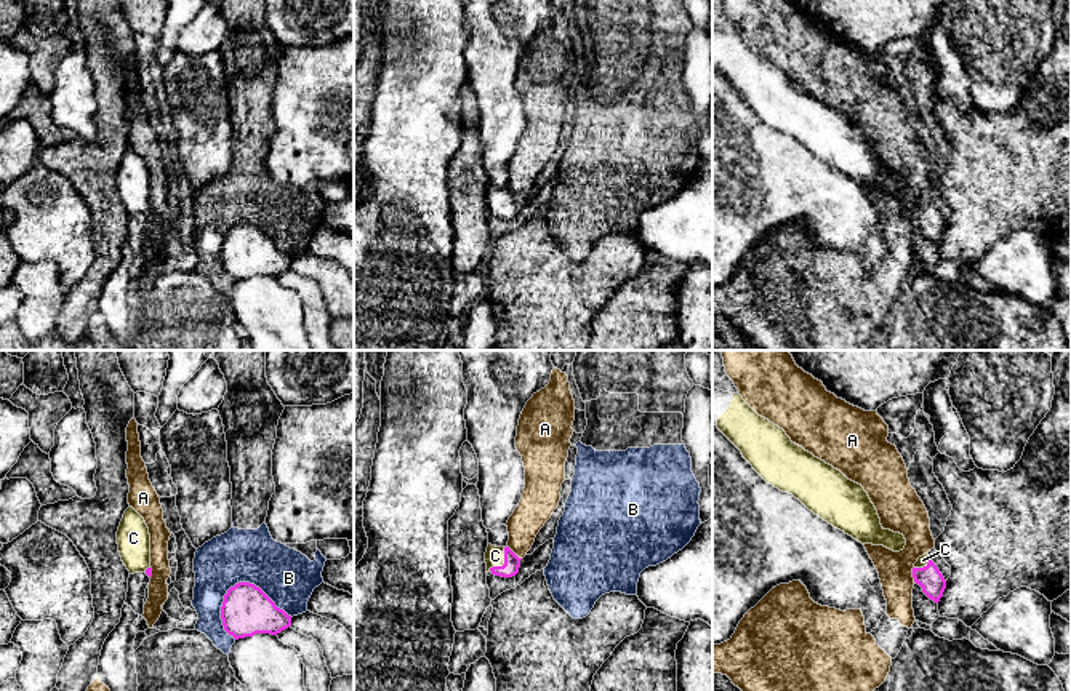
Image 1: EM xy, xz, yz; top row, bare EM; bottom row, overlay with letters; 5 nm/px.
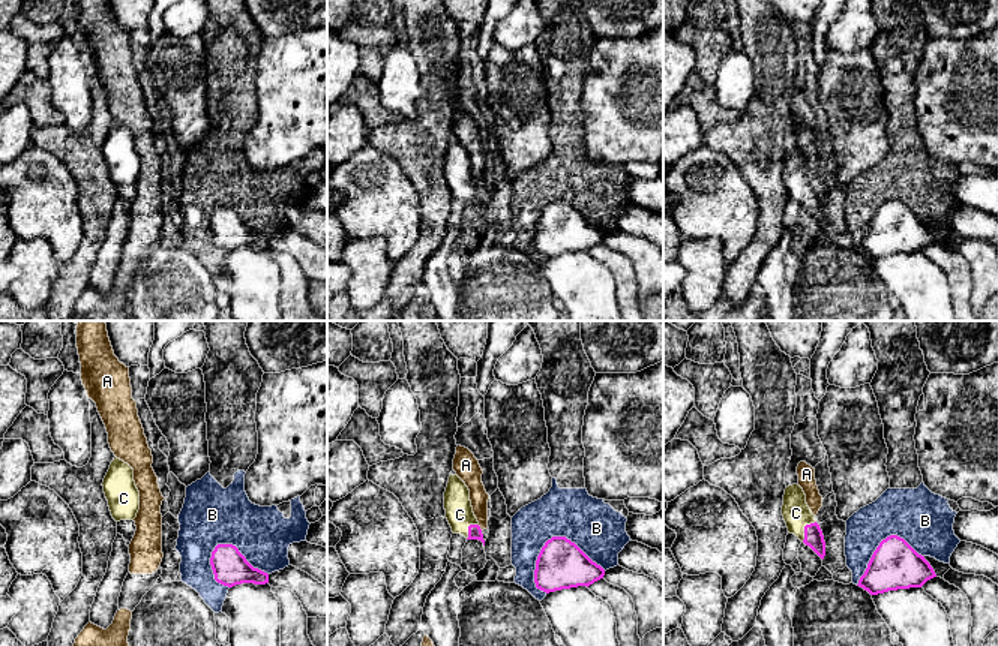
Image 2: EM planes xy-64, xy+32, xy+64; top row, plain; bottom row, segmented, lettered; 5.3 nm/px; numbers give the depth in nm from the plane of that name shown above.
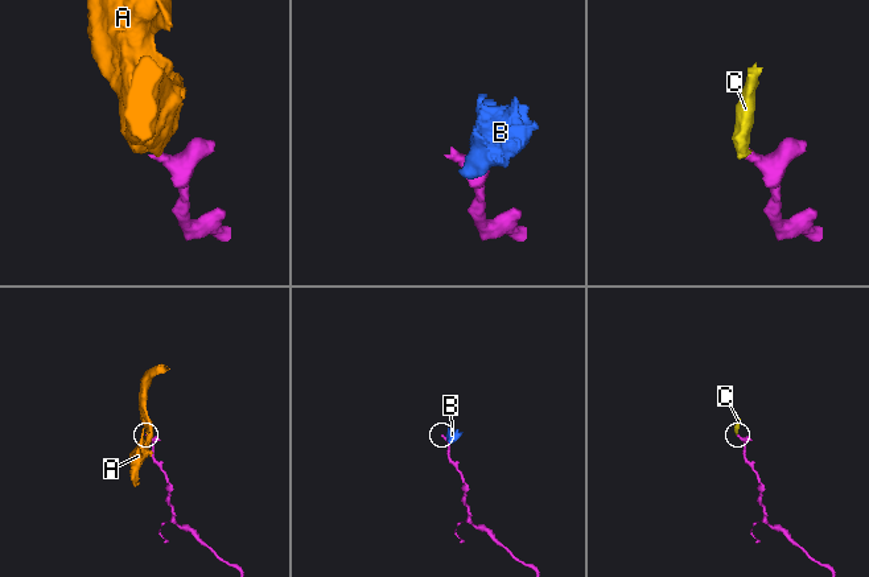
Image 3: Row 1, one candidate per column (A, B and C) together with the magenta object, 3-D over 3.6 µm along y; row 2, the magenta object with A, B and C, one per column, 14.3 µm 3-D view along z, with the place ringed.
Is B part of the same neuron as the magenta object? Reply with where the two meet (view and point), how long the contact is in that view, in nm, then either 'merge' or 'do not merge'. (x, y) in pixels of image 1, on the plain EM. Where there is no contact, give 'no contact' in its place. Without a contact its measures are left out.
xy (252, 226) | 380 nm | do not merge

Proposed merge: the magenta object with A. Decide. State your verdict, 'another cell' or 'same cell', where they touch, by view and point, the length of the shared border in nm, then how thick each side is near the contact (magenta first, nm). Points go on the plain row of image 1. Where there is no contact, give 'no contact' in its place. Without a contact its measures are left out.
another cell | yz (913, 216) | 80 nm | 120/180 nm

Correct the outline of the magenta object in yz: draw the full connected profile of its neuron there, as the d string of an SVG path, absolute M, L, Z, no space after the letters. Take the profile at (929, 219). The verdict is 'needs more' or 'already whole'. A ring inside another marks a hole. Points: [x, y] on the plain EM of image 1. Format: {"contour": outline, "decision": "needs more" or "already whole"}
{"contour": "M929 194L914 205L913 219L930 242L935 245L940 243L946 230L946 222L937 206L929 200Z", "decision": "needs more"}

